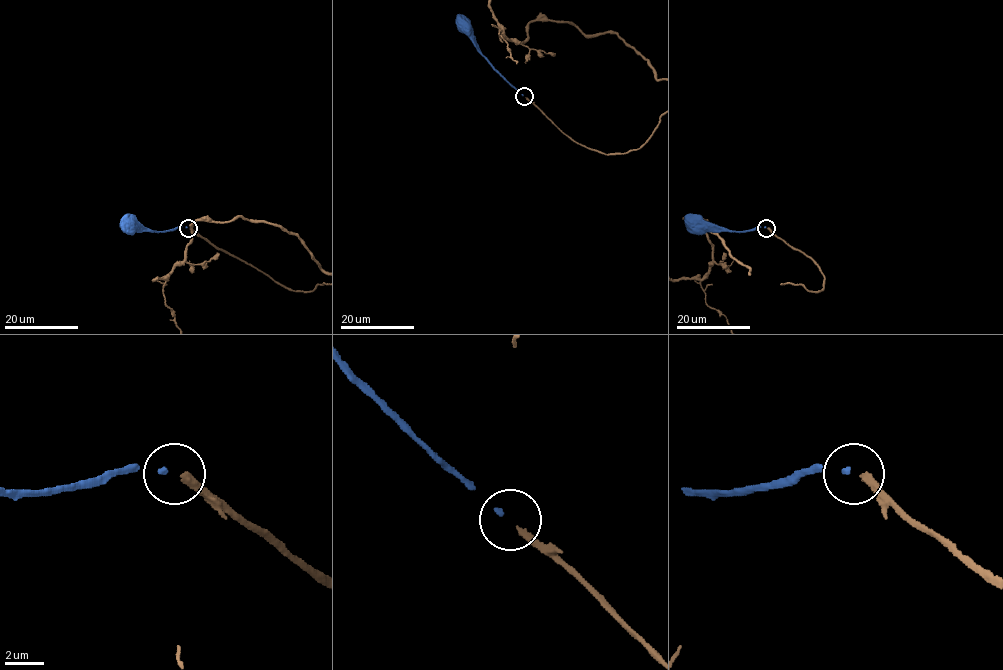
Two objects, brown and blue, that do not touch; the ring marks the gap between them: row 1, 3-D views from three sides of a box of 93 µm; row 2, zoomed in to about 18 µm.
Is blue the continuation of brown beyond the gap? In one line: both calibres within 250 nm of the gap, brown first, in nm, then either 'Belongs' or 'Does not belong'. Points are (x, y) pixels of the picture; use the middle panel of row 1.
Thickness 360 nm (brown) against 220 nm. Belongs

